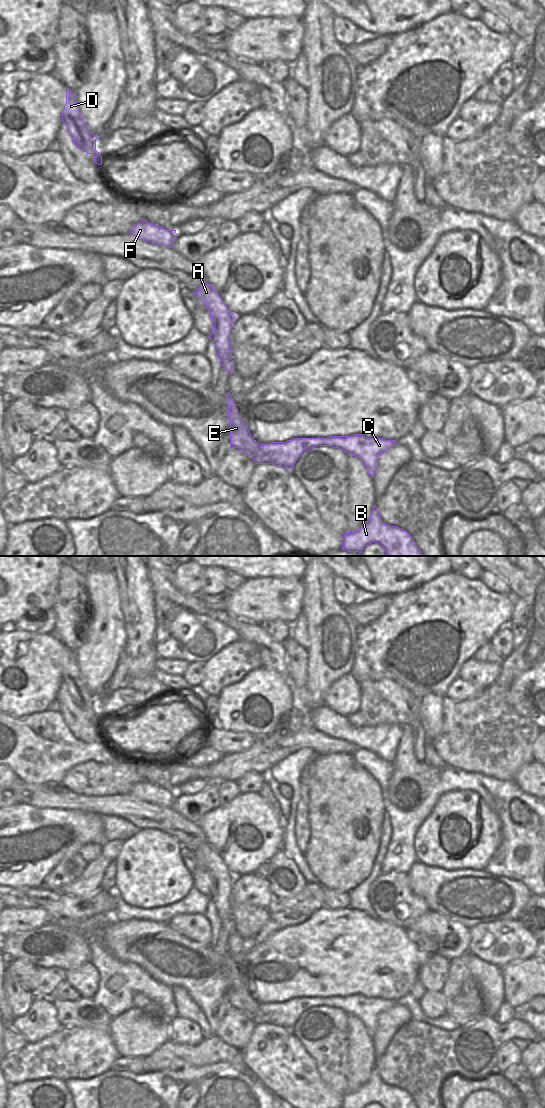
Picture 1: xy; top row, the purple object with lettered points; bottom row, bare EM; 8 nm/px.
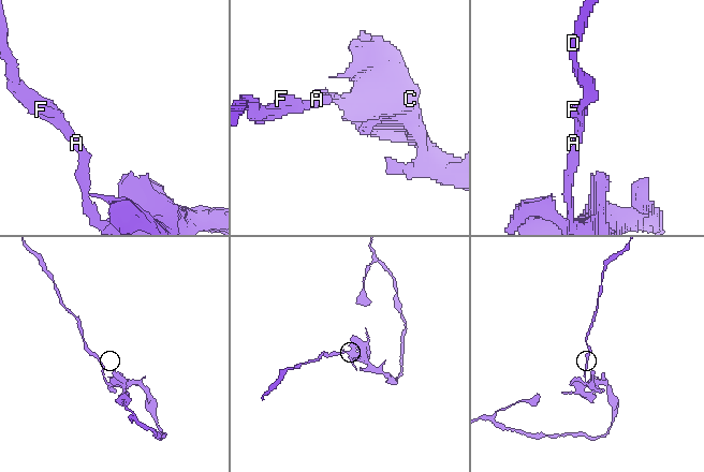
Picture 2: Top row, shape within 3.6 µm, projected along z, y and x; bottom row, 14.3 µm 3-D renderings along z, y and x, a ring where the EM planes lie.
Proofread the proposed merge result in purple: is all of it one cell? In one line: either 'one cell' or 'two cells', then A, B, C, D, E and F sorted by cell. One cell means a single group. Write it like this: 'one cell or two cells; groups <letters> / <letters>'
two cells; groups A D E F / B C

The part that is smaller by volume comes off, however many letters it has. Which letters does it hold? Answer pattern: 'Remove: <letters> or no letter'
Remove: A, D, E, F

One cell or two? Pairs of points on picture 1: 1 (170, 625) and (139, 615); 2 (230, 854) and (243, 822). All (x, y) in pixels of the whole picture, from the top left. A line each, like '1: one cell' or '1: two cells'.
1: two cells
2: one cell

